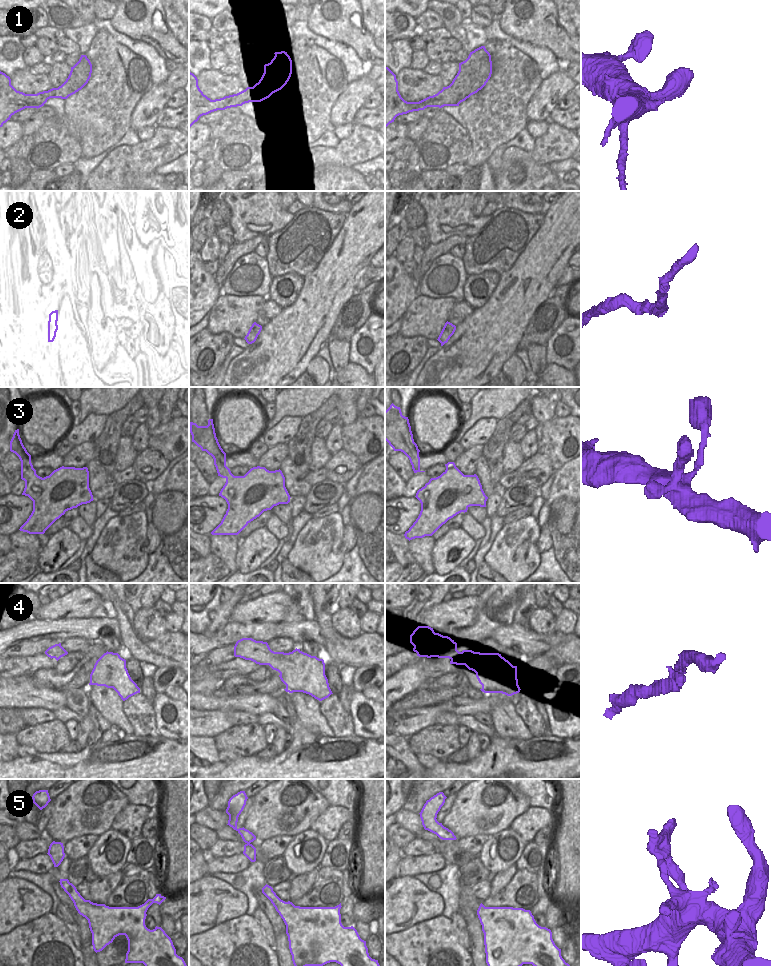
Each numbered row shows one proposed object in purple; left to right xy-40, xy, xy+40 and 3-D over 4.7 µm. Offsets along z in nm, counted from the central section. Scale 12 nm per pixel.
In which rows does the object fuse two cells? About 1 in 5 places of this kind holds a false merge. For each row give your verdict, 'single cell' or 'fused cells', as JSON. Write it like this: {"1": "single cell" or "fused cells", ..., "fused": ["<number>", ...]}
{"1": "single cell", "2": "single cell", "3": "single cell", "4": "single cell", "5": "single cell", "fused": []}

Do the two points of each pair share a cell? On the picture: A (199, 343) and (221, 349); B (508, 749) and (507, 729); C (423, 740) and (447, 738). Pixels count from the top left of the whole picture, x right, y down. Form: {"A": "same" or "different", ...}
{"A": "same", "B": "different", "C": "same"}

